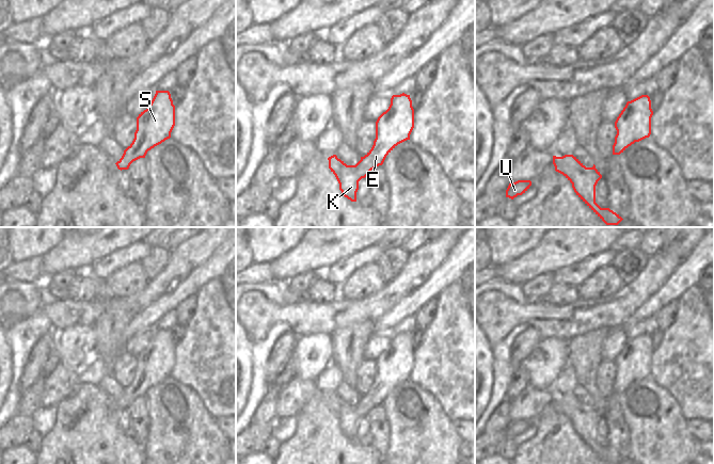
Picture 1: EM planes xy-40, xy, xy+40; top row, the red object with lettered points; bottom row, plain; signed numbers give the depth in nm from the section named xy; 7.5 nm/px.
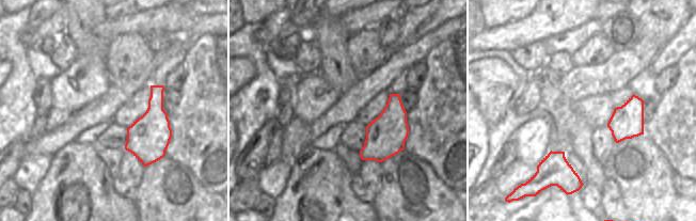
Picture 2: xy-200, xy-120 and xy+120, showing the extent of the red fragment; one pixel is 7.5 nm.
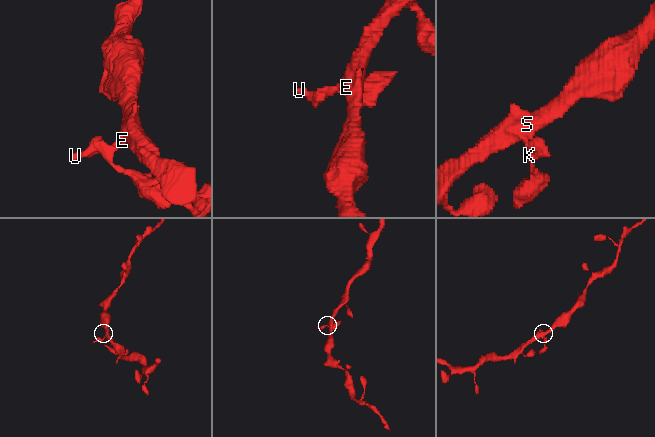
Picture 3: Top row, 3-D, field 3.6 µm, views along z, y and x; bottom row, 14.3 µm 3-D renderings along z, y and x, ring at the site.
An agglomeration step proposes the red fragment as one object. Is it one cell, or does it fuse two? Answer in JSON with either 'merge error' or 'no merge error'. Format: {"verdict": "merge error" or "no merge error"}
{"verdict": "no merge error"}

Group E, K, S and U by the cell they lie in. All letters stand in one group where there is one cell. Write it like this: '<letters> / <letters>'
E K S U

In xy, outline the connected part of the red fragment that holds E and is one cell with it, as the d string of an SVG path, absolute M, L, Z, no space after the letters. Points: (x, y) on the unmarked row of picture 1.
M393 334L388 348L376 361L376 378L371 388L355 404L347 404L336 394L328 397L329 407L335 414L344 435L356 441L359 420L382 404L398 383L410 379L413 367L414 348L410 334Z

